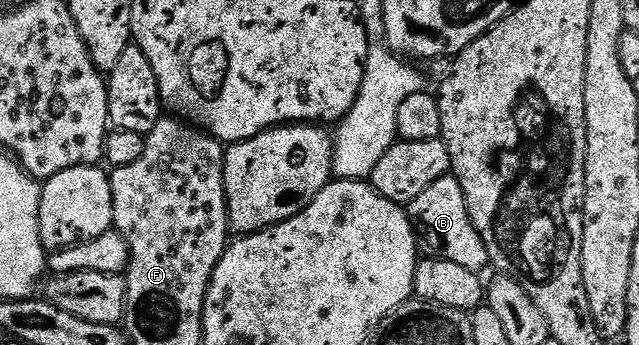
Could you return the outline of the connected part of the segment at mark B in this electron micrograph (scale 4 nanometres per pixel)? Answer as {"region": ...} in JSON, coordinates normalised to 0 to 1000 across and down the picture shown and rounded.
{"region":[[[709,504],[690,510],[657,574],[638,594],[642,643],[654,687],[656,722],[667,742],[695,748],[695,759],[714,759],[732,783],[750,794],[768,774],[764,713],[757,713],[757,690],[751,690],[751,667],[739,655],[739,632],[732,620],[732,597],[726,586],[726,551],[720,551],[720,528]]]}

